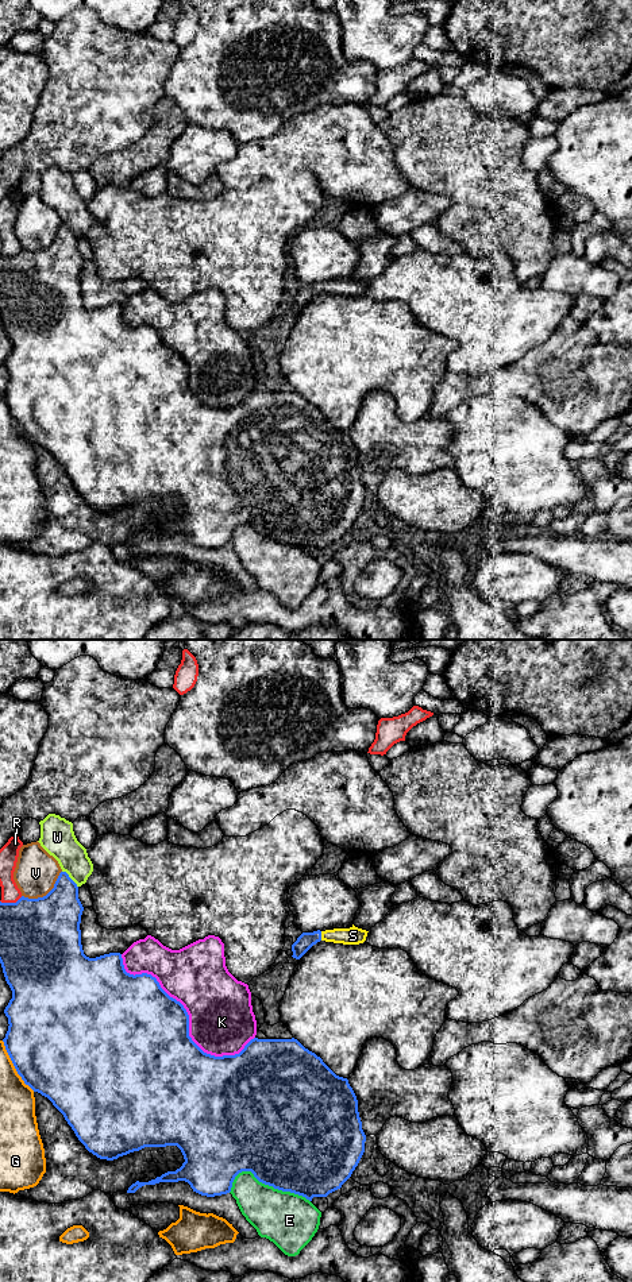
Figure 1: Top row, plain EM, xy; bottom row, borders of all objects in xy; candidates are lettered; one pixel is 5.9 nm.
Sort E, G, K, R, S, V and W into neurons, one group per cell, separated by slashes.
E / G / K / R / S / V / W

